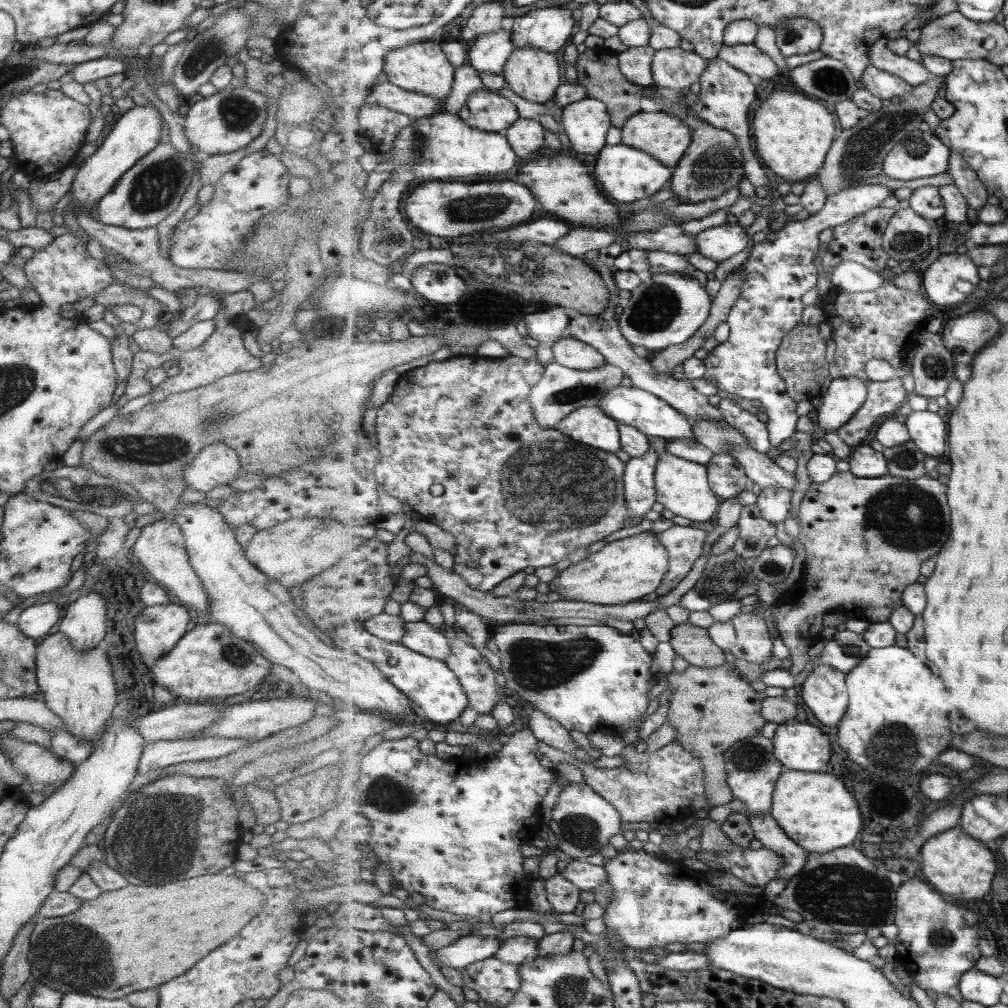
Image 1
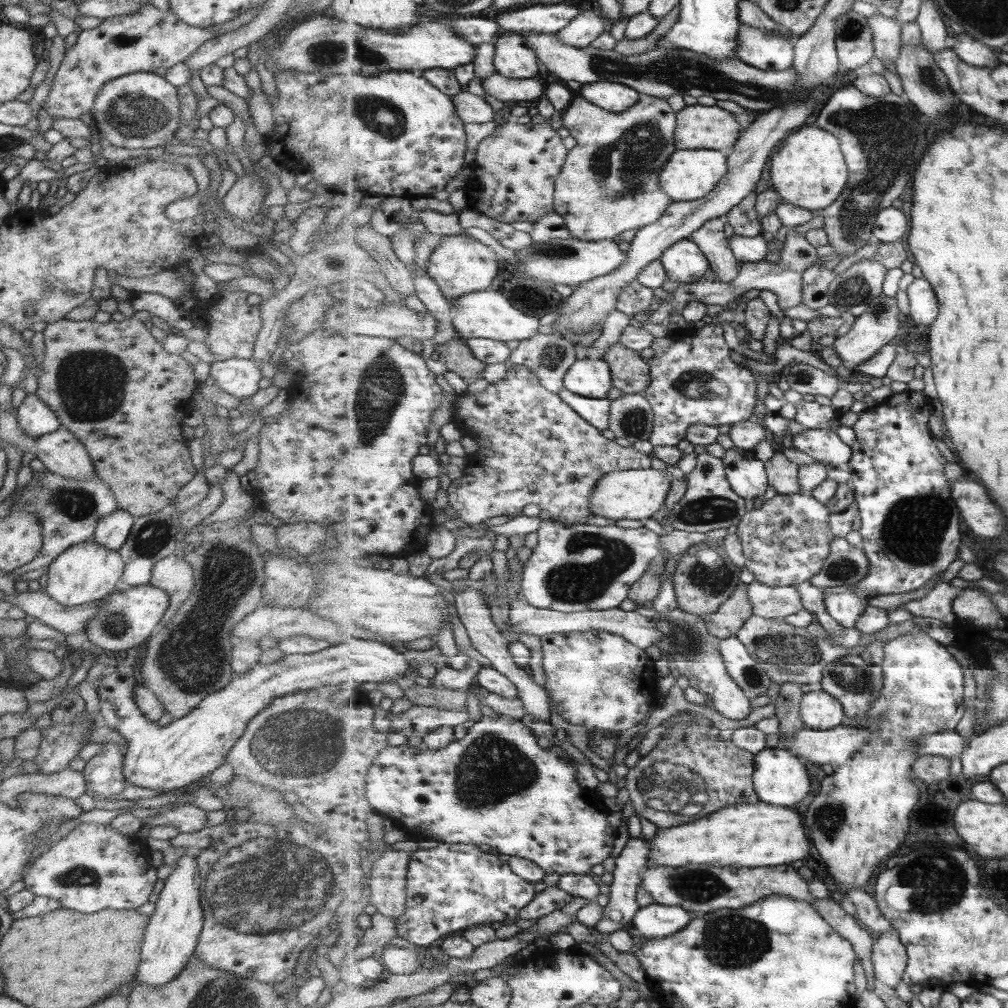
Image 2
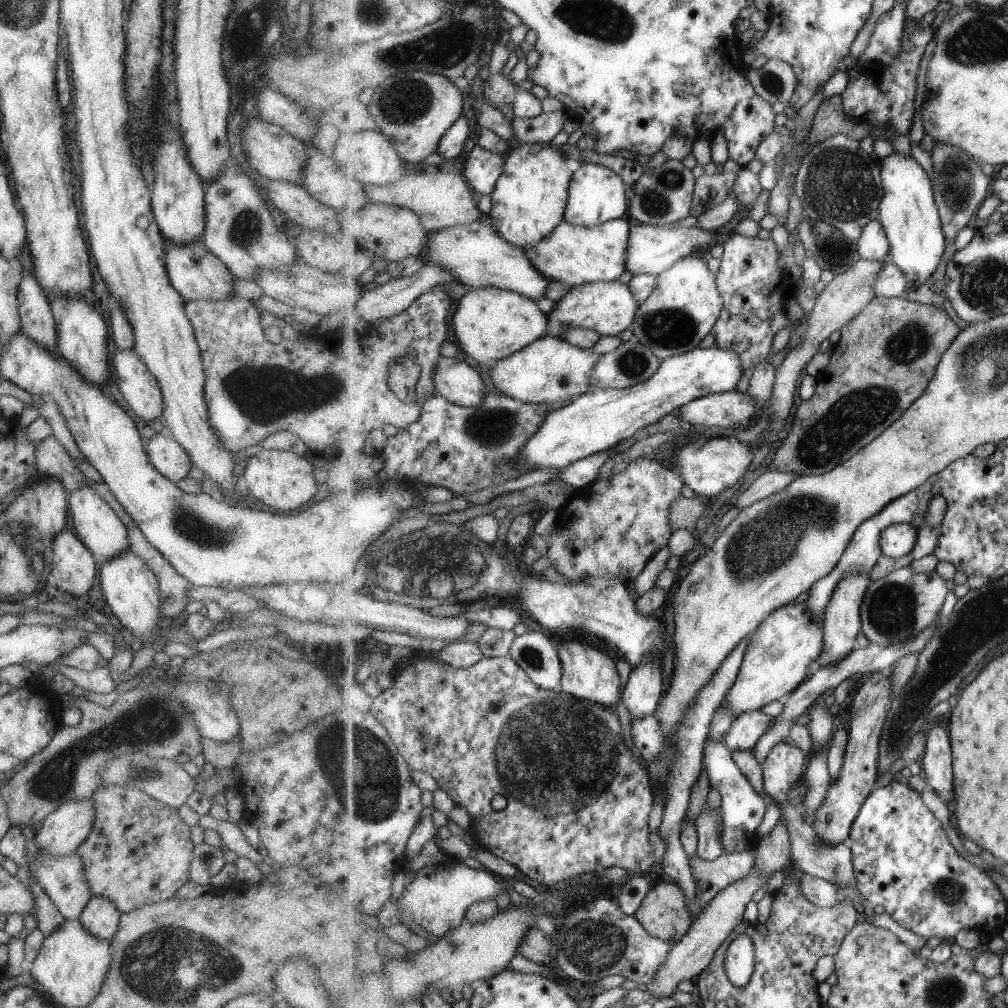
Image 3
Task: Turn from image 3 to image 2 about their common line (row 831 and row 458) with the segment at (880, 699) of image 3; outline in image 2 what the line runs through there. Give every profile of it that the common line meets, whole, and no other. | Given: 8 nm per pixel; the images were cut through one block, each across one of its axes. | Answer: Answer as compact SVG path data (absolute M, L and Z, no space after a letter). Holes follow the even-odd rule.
M807 429L792 436L792 450L801 451L809 456L839 467L850 462L853 456L852 446L848 446L839 438L835 429Z

